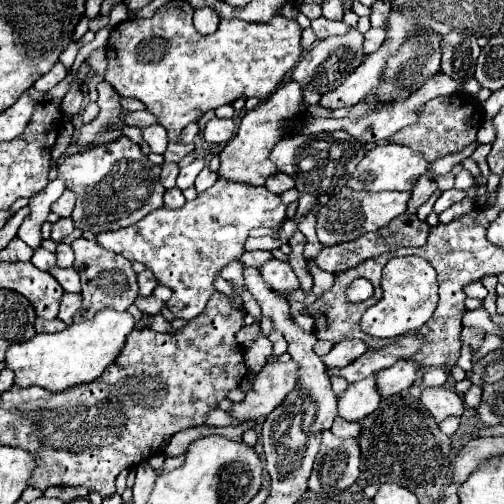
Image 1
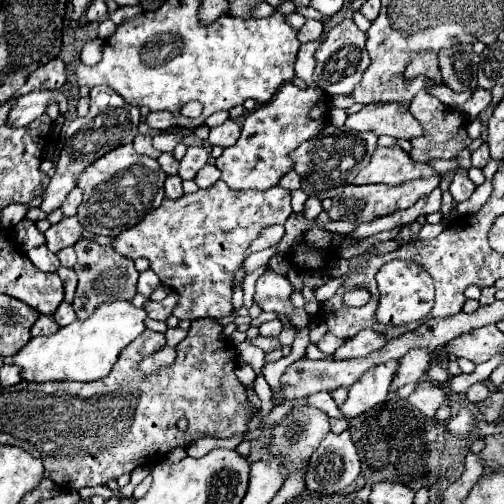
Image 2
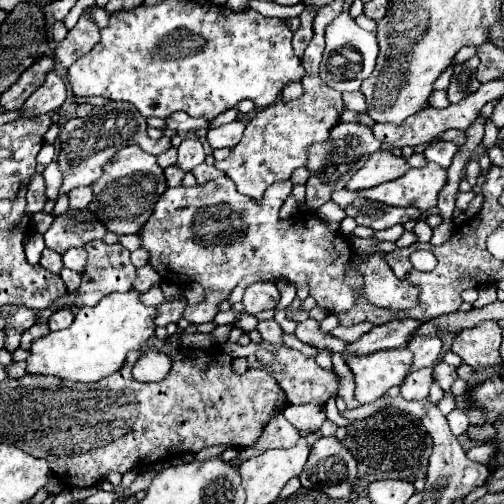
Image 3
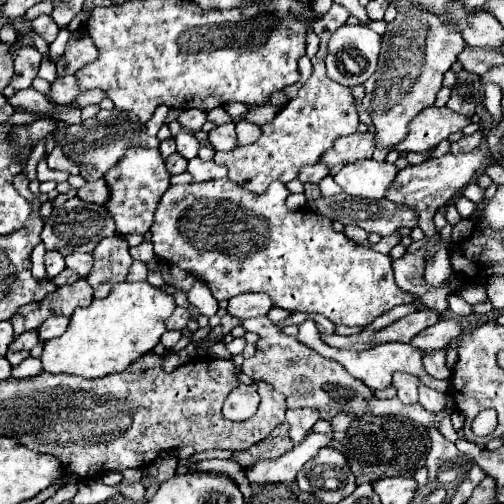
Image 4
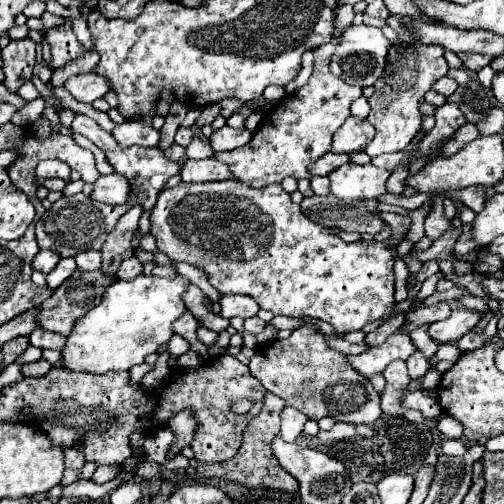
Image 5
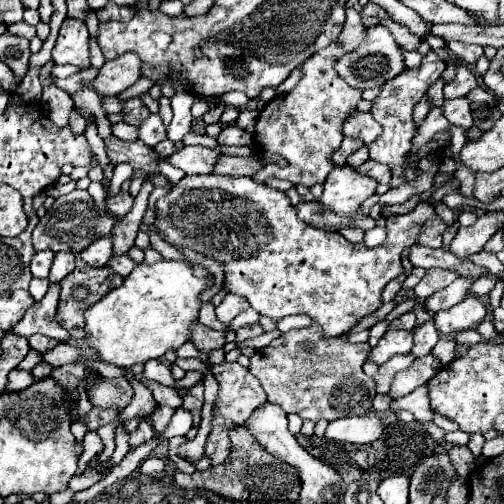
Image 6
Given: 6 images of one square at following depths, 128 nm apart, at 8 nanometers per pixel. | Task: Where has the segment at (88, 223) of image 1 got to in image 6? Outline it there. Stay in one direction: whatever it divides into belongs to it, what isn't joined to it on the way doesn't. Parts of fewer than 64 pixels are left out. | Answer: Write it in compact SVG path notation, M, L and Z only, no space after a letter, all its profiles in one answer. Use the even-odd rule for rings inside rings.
M110 136L106 142L108 158L116 164L128 162L132 168L142 168L146 172L156 172L156 162L160 156L152 152L144 142L124 142L116 136ZM184 146L184 148L176 150L168 160L170 160L170 164L174 164L180 170L184 170L186 174L212 174L214 172L214 164L222 156L224 154L214 150L214 148Z

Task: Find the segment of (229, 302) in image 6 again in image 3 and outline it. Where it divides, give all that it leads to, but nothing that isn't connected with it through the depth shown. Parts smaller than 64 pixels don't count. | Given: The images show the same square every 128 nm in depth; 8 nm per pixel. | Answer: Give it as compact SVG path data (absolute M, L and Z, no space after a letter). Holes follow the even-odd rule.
M254 282L246 288L242 304L244 304L244 312L248 314L258 314L262 310L270 310L276 308L280 300L280 294L276 290L276 284L264 284L264 282Z

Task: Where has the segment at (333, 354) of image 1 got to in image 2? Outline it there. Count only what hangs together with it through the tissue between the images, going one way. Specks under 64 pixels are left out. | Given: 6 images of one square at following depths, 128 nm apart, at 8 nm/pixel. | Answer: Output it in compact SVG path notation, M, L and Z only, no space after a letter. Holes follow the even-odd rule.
M364 330L358 332L354 338L346 340L336 352L334 358L336 360L348 360L348 358L362 358L368 356L380 348L384 348L388 344L388 336L386 334L378 334L374 330Z

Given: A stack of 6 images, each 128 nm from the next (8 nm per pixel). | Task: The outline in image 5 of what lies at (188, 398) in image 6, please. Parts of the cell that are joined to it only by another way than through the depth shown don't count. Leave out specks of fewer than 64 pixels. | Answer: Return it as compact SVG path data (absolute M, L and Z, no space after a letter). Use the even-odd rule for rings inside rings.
M186 408L182 412L178 412L172 420L170 420L170 430L174 432L174 442L170 444L170 450L174 454L178 454L182 448L190 446L190 442L194 440L198 422L194 420L194 410Z

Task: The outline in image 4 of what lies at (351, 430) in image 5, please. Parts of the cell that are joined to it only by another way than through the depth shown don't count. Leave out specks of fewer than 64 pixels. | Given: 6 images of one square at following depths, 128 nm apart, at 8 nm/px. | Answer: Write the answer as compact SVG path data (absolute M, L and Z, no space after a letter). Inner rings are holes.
M310 432L304 442L294 446L290 452L282 454L276 460L262 460L256 462L250 470L246 470L246 478L262 486L266 482L292 482L296 478L296 472L312 458L320 448L324 448L332 440L332 434L316 434Z

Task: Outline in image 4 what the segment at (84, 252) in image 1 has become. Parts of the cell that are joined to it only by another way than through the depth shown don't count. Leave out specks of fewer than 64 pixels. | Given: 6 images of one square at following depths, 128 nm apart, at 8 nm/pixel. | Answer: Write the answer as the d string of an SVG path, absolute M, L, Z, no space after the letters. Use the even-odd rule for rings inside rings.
M122 234L104 238L94 250L94 268L86 278L94 288L94 298L104 298L114 284L124 280L132 262L128 242Z

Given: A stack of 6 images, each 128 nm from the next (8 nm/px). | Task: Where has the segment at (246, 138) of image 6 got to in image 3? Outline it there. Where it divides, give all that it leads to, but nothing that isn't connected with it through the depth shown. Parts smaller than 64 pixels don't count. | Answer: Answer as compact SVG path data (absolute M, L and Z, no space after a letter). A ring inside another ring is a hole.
M234 120L230 124L224 124L220 128L214 128L214 130L208 130L208 144L212 148L232 148L240 142L244 130L246 130L247 120Z

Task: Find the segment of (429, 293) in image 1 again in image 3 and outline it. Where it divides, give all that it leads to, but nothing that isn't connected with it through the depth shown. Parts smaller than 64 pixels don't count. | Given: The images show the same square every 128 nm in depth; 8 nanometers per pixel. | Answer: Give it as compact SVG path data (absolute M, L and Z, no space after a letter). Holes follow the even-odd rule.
M222 176L190 188L168 188L164 196L160 196L144 232L140 232L142 248L150 252L150 264L164 280L174 284L198 282L206 290L206 302L188 306L188 312L184 312L190 324L212 322L218 304L224 302L248 274L260 276L260 282L286 280L296 288L308 286L310 296L316 298L316 306L330 314L348 312L360 298L394 312L416 306L416 288L394 276L384 260L386 252L372 254L368 260L358 262L350 244L338 232L334 234L322 218L310 212L302 214L302 224L298 224L296 218L280 218L280 206L290 192L290 180L276 182L264 192L262 202L254 202L250 196L240 194L230 178ZM350 268L362 274L362 288L344 284Z

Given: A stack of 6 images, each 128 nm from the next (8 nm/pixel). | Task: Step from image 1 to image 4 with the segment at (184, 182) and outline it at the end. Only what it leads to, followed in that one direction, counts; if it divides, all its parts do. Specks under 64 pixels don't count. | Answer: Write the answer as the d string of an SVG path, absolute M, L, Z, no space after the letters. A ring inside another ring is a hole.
M180 132L176 136L176 146L178 146L178 154L184 156L184 158L188 158L188 160L194 158L198 154L198 148L200 148L198 140L190 132Z

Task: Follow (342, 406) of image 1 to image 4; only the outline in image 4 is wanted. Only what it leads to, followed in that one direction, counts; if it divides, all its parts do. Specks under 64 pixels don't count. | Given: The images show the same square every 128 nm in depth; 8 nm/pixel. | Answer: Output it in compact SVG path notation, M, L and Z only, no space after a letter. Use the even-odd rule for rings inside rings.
M304 320L302 324L298 324L298 338L312 350L316 350L318 354L326 356L326 358L332 358L336 362L340 362L354 378L362 380L368 388L372 390L382 390L386 386L392 384L392 372L408 372L408 374L414 374L419 377L421 382L430 384L432 388L440 390L440 392L446 392L450 390L450 379L438 380L430 378L426 374L426 370L422 368L422 350L420 348L414 348L412 344L404 344L404 342L386 342L386 344L378 344L370 350L364 350L364 352L352 352L352 350L338 350L338 348L332 348L328 344L324 344L318 336L318 330L314 326L314 320Z

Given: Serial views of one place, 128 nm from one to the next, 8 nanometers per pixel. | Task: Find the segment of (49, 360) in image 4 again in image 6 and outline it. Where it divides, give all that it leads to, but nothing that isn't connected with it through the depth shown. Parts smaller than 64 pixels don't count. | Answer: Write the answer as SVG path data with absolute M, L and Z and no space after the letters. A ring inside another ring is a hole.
M160 260L156 264L138 262L124 284L108 292L100 302L84 312L88 344L100 352L102 360L128 368L162 358L168 350L178 350L192 336L192 326L198 322L202 292L208 278L196 278L188 262Z

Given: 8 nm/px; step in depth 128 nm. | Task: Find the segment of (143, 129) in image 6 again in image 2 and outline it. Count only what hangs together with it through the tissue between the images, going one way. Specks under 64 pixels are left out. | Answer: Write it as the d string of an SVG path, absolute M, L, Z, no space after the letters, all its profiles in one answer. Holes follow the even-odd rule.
M92 88L90 112L84 118L74 118L64 130L64 148L60 152L60 158L56 164L56 174L52 176L52 180L44 192L44 202L40 204L40 208L50 214L58 209L58 206L62 206L68 192L76 186L78 176L92 162L96 162L98 158L102 158L110 150L118 148L126 142L132 142L136 138L138 124L140 124L140 110L136 106L122 100L122 96L118 96L110 88ZM170 132L170 134L156 134L156 138L152 138L152 146L156 150L160 150L160 152L172 152L174 146L180 140L182 140L182 136L180 134L174 134L174 132Z

